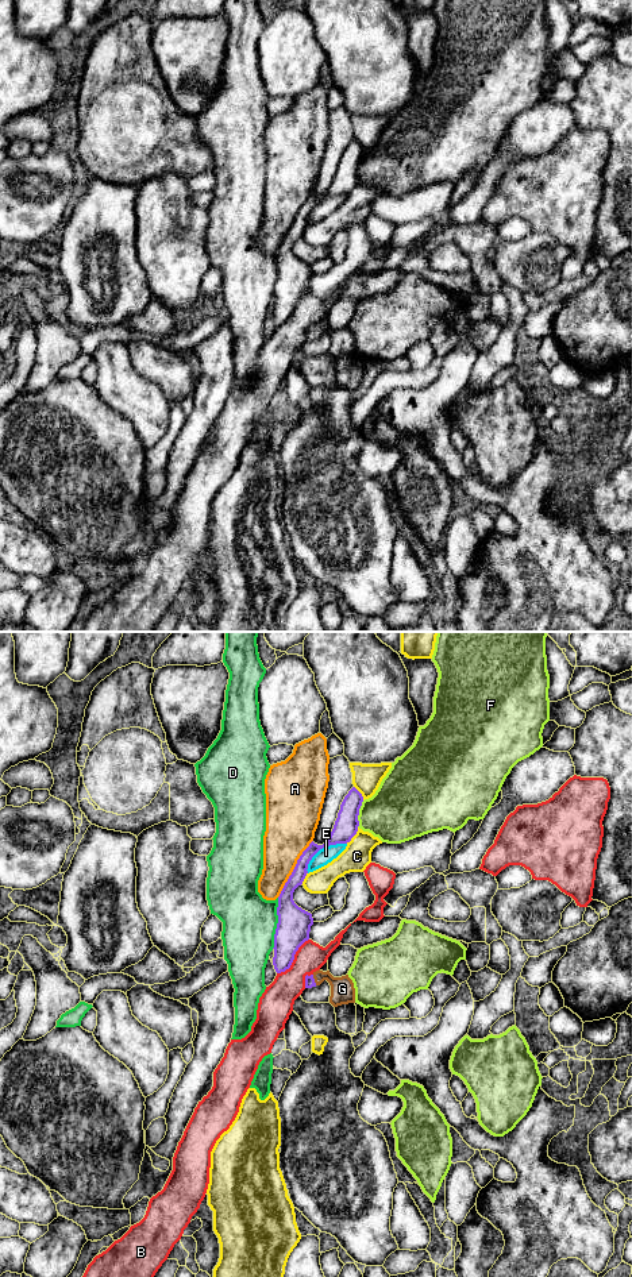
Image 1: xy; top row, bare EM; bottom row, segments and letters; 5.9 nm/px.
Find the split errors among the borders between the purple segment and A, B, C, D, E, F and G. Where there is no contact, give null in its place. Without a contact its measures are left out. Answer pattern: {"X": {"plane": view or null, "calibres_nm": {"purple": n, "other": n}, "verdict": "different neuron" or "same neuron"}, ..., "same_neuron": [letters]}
{"A": {"plane": "xy", "calibres_nm": {"purple": 120, "other": 300}, "verdict": "different neuron"}, "B": {"plane": "xy", "calibres_nm": {"purple": 200, "other": 190}, "verdict": "different neuron"}, "C": {"plane": "xy", "calibres_nm": {"purple": 140, "other": 170}, "verdict": "different neuron"}, "D": {"plane": "xy", "calibres_nm": {"purple": 200, "other": 320}, "verdict": "different neuron"}, "E": {"plane": "xy", "calibres_nm": {"purple": 140, "other": 90}, "verdict": "different neuron"}, "F": {"plane": "xy", "calibres_nm": {"purple": 140, "other": 360}, "verdict": "different neuron"}, "G": {"plane": "xy", "calibres_nm": {"purple": 60, "other": 140}, "verdict": "same neuron"}, "same_neuron": ["G"]}

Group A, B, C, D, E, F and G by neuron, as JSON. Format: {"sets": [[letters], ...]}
{"sets": [["A"], ["B"], ["C"], ["D"], ["E"], ["F"], ["G"]]}

